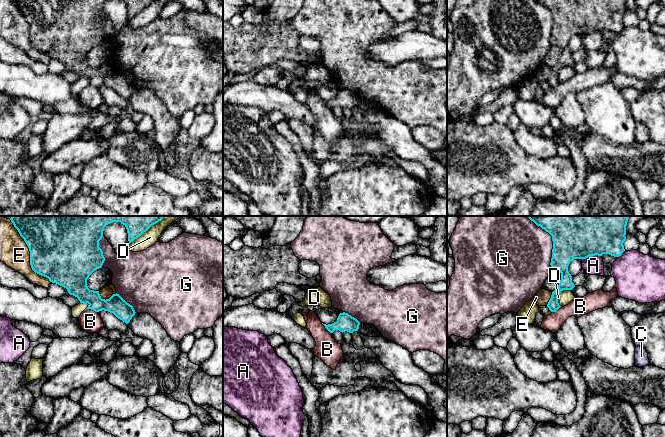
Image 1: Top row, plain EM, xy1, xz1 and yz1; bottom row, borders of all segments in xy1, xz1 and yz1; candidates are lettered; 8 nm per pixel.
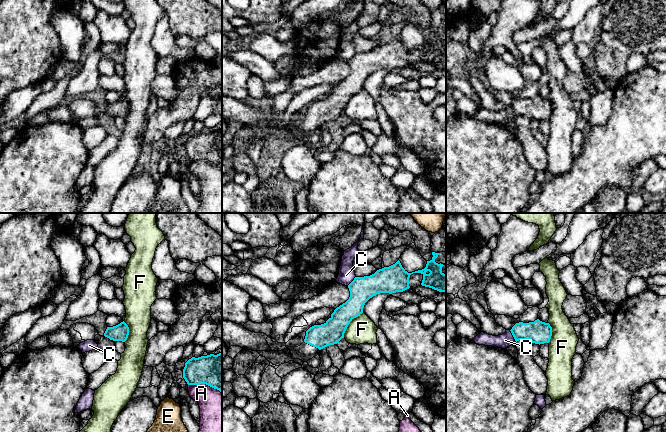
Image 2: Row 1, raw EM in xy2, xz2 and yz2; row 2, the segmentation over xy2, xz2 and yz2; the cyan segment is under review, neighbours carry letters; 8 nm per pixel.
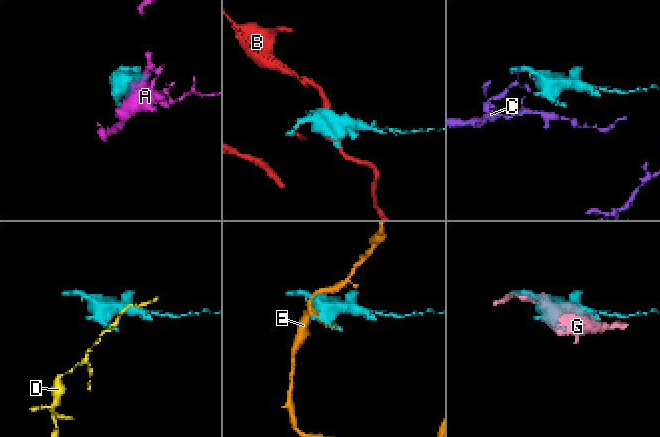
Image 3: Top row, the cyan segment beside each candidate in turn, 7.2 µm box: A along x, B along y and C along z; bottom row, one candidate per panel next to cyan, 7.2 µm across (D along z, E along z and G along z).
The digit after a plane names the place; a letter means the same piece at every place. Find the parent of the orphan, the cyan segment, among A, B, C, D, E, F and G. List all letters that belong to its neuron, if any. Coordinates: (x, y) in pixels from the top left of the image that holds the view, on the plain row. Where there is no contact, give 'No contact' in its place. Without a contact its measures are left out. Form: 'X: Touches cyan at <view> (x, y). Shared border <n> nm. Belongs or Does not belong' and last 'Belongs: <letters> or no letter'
A: Touches cyan at xy2 (205, 159). Shared border 280 nm. Does not belong
B: Touches cyan at xy1 (92, 85). Shared border 100 nm. Does not belong
C: Touches cyan at yz2 (513, 112). Shared border 110 nm. Does not belong
D: Touches cyan at xy1 (141, 10). Shared border 260 nm. Does not belong
E: Touches cyan at xy1 (30, 32). Shared border 550 nm. Does not belong
F: Touches cyan at xz2 (349, 99). Shared border 260 nm. Does not belong
G: Touches cyan at yz1 (553, 21). Shared border 400 nm. Does not belong
Belongs: no letter

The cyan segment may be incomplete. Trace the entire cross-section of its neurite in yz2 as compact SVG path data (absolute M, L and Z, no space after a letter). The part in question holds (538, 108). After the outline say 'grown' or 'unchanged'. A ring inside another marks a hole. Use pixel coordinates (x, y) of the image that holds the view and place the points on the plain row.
M540 97L516 99L510 106L515 117L530 116L535 120L549 119L552 112L552 103L549 99Z; unchanged

